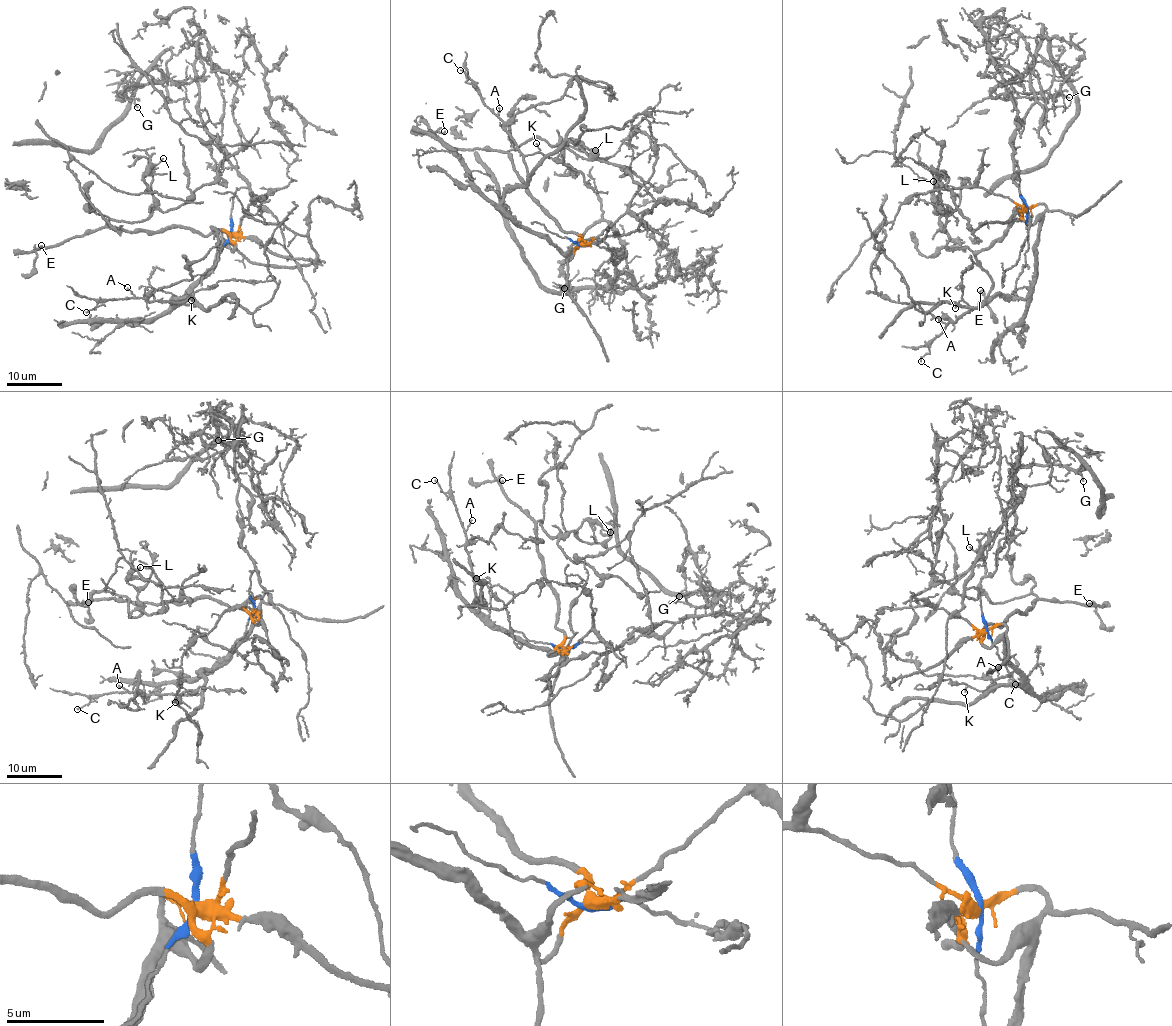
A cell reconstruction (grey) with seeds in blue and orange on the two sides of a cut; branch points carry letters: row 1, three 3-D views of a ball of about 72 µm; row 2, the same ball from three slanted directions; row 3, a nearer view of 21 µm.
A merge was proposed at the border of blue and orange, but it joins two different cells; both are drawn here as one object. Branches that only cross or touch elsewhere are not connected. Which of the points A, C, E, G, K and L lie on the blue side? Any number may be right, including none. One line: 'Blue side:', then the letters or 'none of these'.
Blue side: G

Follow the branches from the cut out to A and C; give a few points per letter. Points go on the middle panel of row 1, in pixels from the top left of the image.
A: (581, 245), (568, 260), (502, 205), (506, 191), (525, 182), (526, 170), (524, 154), (498, 116), (500, 108)
C: (581, 245), (568, 260), (502, 205), (506, 191), (525, 182), (526, 163), (504, 122), (460, 69)

